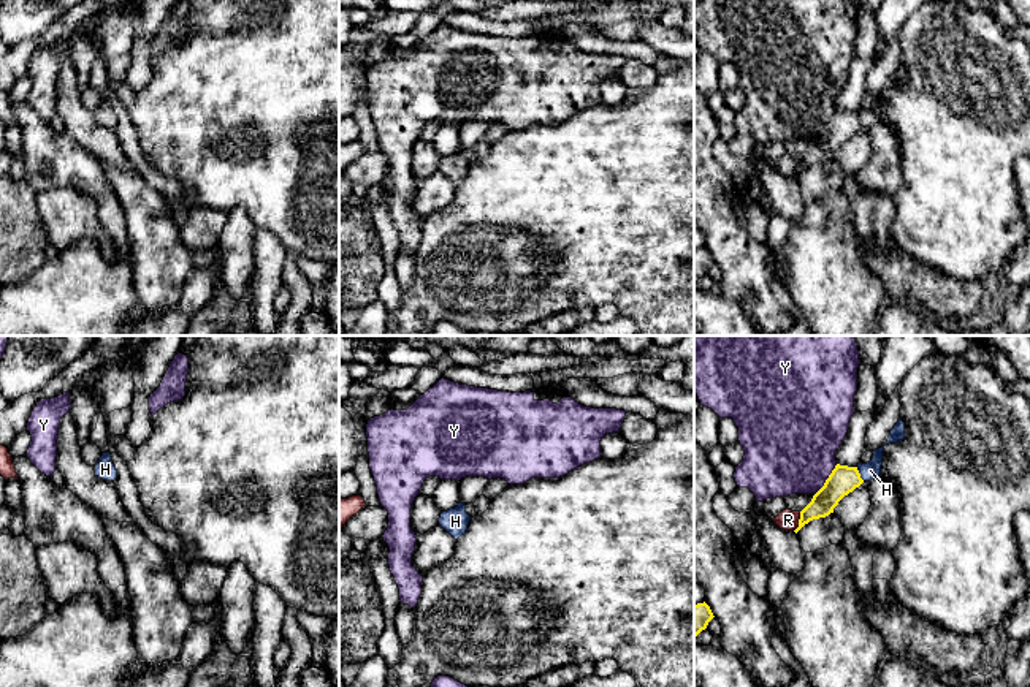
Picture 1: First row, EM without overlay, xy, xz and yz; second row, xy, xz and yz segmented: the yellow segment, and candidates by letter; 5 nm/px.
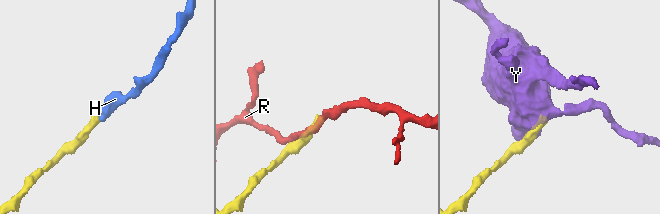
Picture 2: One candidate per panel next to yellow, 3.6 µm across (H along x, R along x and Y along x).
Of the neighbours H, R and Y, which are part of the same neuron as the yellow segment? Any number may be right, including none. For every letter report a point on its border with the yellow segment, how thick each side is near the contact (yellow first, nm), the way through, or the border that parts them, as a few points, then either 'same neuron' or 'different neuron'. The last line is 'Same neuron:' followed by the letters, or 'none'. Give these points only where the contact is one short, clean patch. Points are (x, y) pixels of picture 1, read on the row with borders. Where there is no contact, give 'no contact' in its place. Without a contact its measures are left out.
H: contact yz (859, 474); calibres 140 and 90 nm; way yz (843, 480), (859, 474), (870, 470); same neuron
R: contact yz (799, 521); calibres 120 and 110 nm; border yz (801, 512), (794, 531); different neuron
Y: contact yz (826, 480); calibres 140 and 460 nm; border yz (837, 464), (815, 494); different neuron
Same neuron: H

